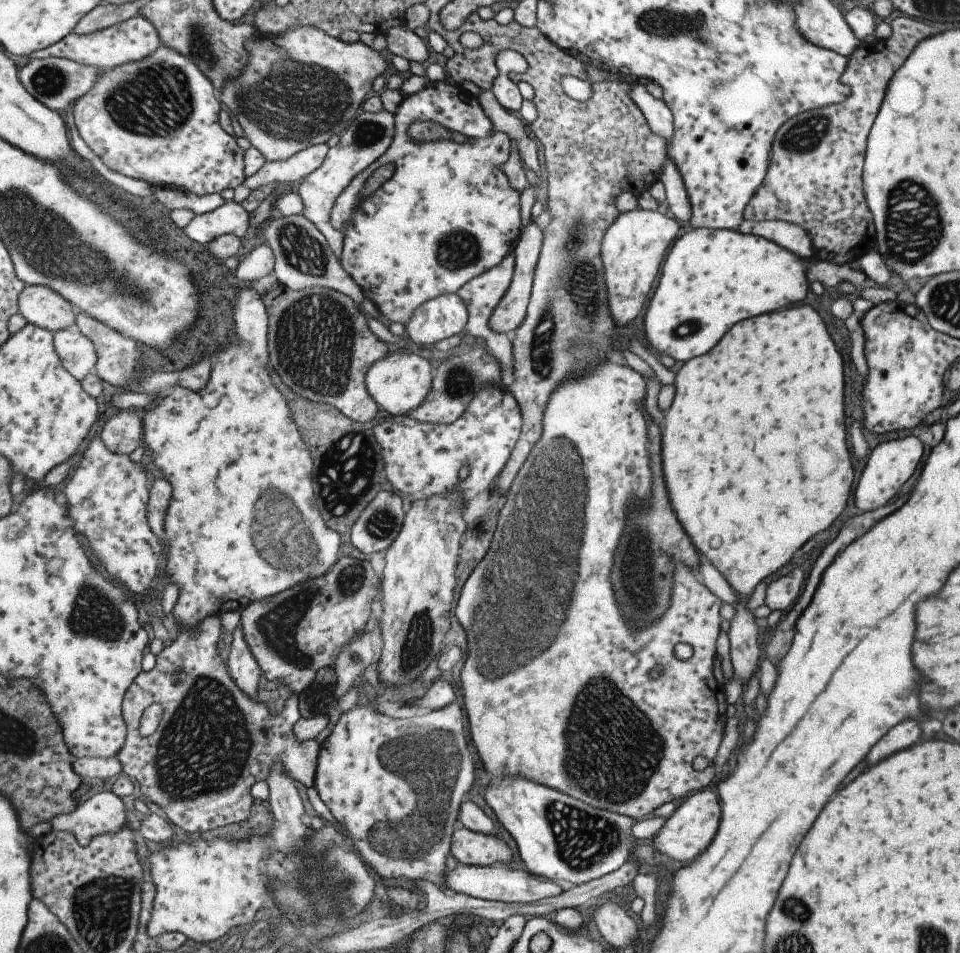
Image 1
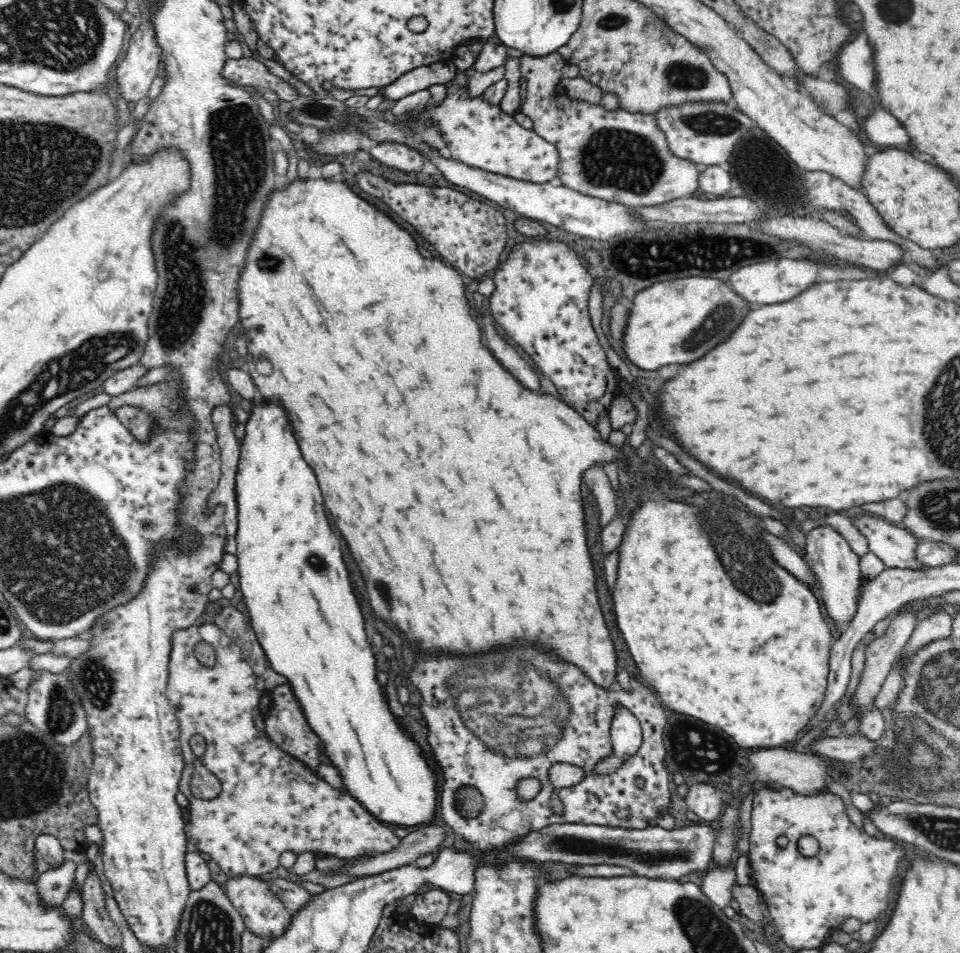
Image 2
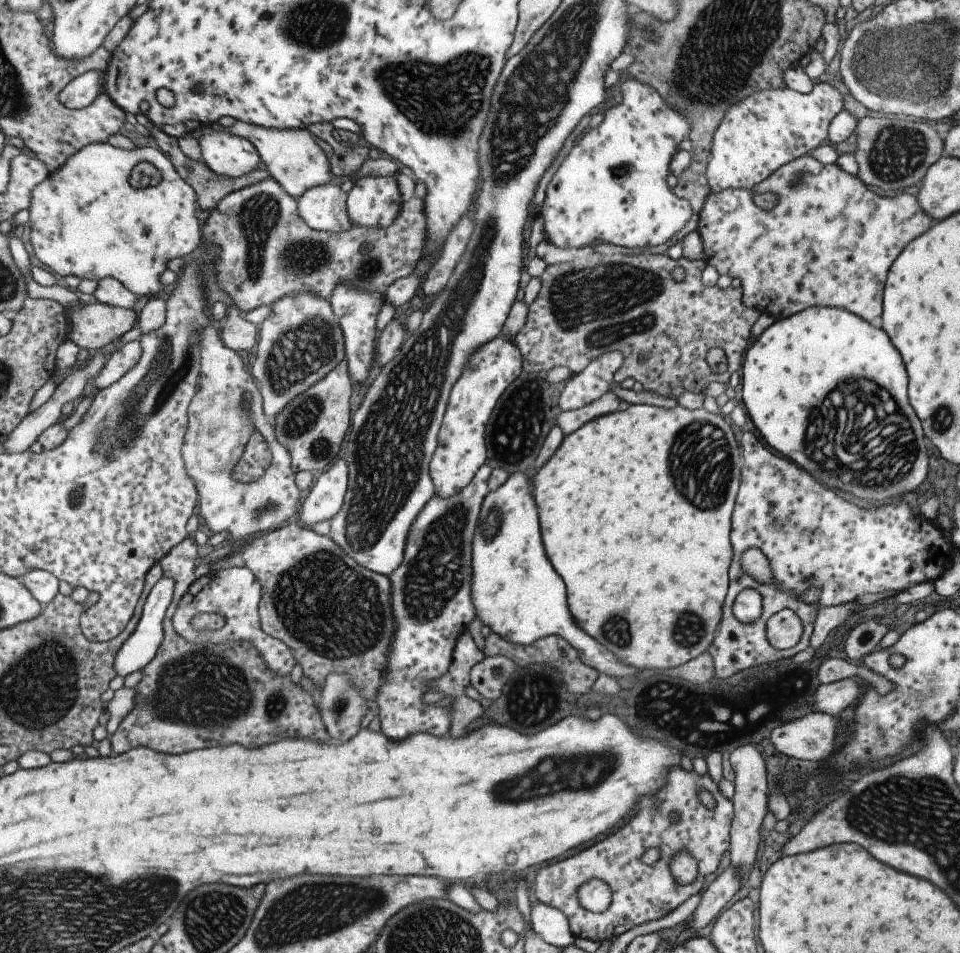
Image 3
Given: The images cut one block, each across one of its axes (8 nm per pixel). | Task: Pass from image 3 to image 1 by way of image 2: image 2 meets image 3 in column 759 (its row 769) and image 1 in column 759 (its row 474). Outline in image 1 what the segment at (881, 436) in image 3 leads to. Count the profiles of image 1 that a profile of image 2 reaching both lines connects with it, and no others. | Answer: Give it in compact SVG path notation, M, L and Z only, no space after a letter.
M705 227L687 230L672 242L671 249L667 250L667 257L663 260L661 276L653 290L643 320L647 342L660 356L671 357L678 365L705 354L735 322L785 308L787 304L801 302L809 286L805 277L804 261L809 262L757 235Z

